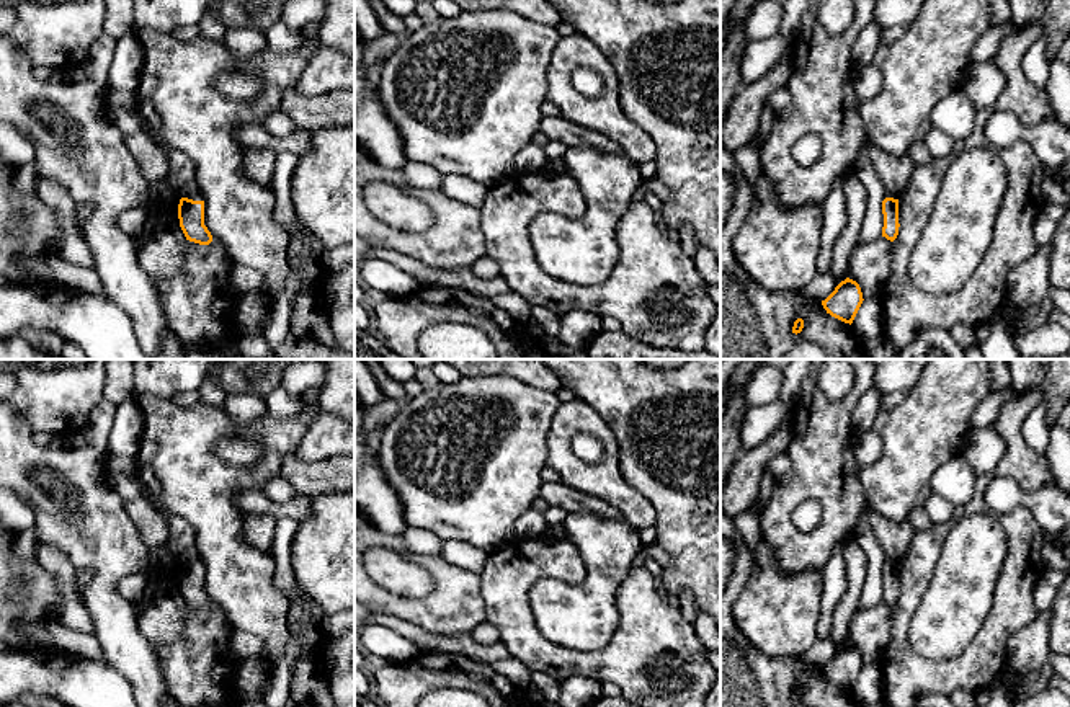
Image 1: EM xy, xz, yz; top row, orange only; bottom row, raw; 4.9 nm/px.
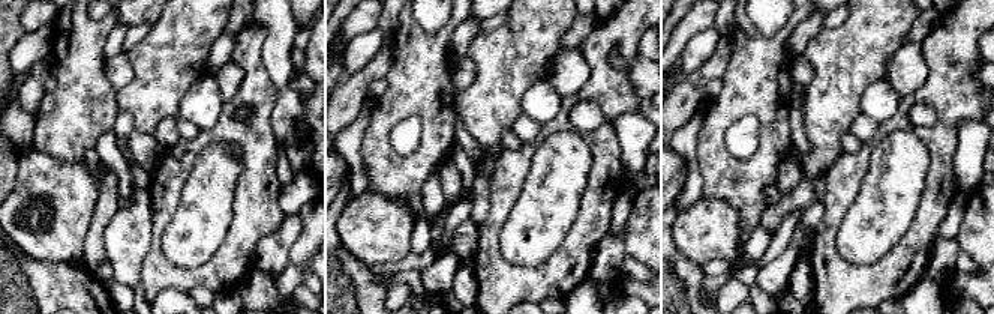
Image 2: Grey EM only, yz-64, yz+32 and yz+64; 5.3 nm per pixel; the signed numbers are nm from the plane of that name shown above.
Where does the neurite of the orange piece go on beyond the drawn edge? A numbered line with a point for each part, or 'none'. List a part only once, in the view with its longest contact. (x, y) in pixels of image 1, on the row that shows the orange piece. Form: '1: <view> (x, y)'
1: xy (182, 172)

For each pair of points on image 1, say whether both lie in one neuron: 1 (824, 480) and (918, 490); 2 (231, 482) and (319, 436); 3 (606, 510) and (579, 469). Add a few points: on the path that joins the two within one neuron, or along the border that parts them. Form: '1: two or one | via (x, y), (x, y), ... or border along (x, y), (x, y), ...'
1: two | border along (860, 467), (860, 485), (868, 500)
2: two | border along (312, 412), (312, 422), (294, 451)
3: two | border along (562, 484), (606, 500), (624, 518)

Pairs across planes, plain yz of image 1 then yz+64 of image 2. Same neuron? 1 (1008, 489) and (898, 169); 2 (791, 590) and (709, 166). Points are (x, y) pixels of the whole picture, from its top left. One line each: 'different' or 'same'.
1: different
2: different

